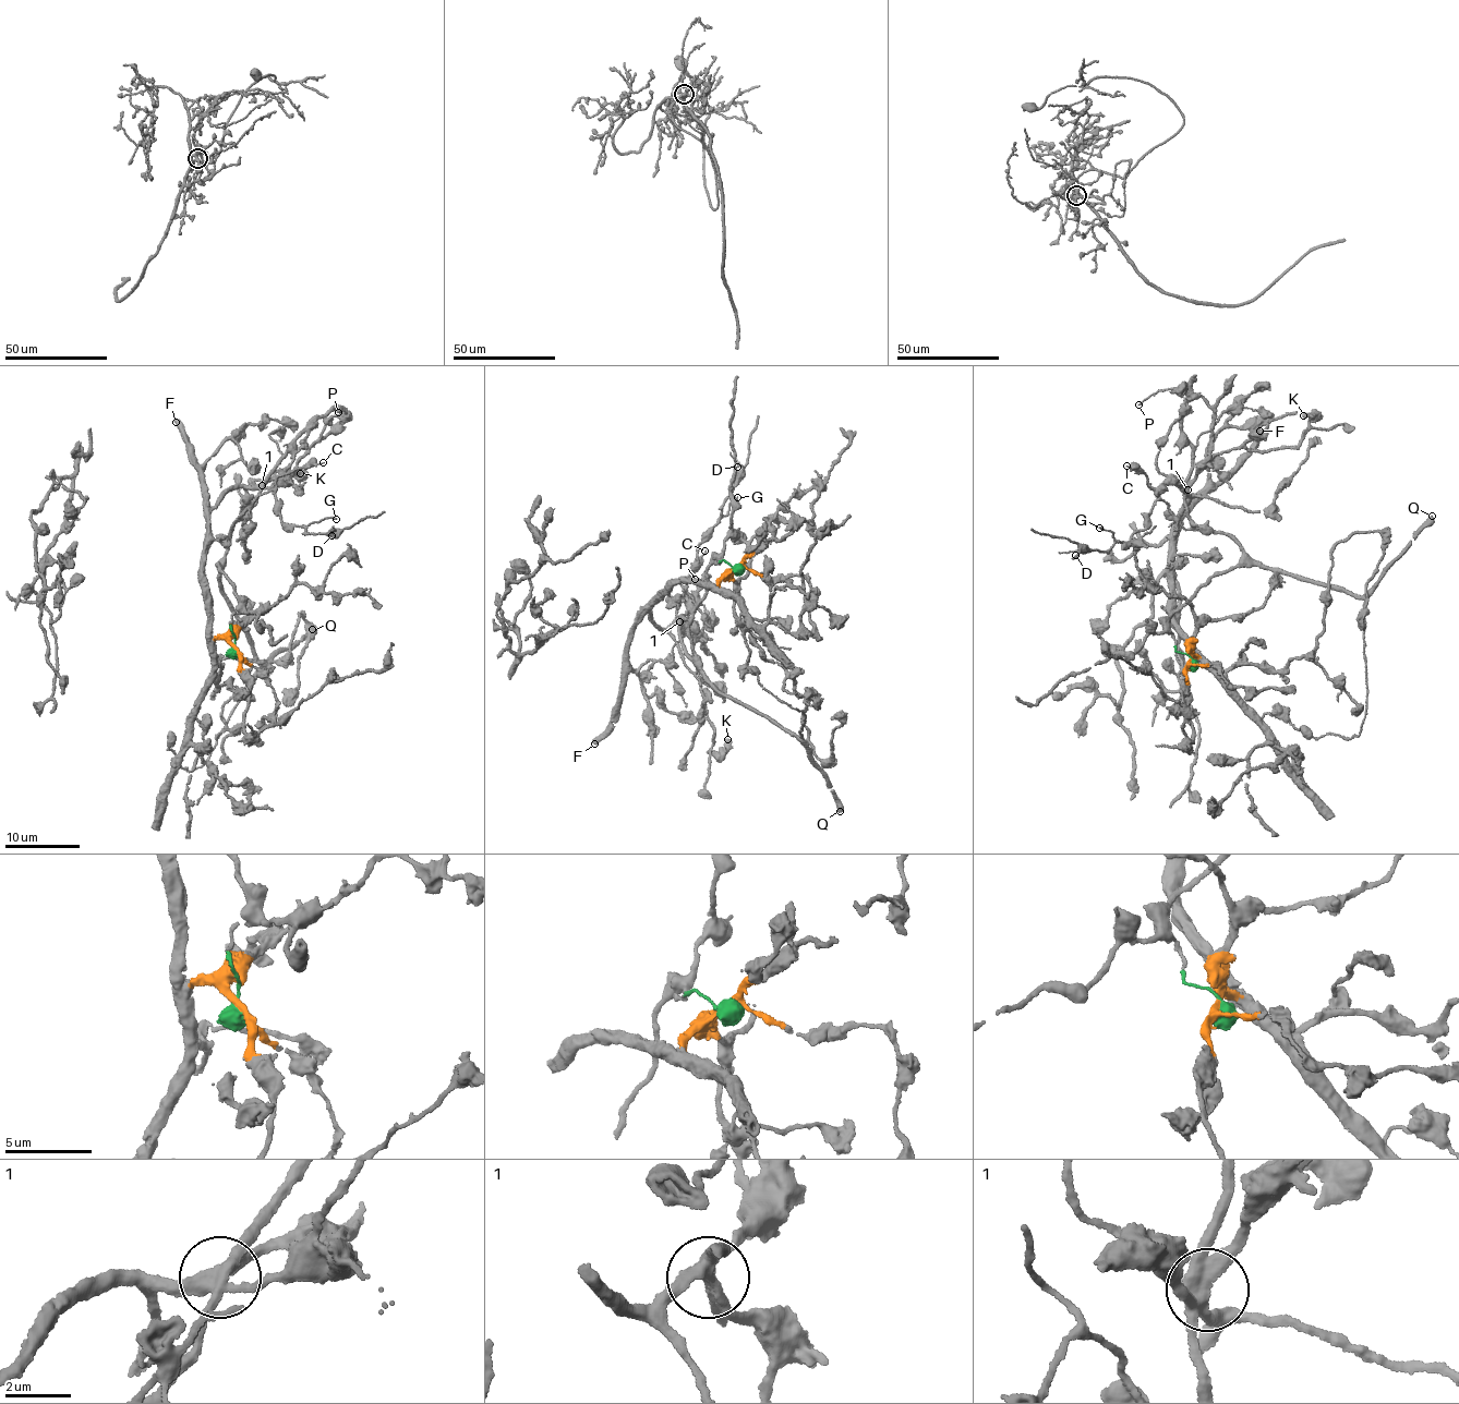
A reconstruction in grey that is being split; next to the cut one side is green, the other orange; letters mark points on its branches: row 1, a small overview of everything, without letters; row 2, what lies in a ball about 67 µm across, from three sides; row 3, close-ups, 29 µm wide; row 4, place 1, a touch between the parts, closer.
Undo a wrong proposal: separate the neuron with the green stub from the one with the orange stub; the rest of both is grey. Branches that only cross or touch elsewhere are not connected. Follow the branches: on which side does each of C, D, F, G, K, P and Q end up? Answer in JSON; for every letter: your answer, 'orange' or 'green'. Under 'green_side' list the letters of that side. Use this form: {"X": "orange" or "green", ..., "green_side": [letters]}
{"C": "green", "D": "green", "F": "orange", "G": "green", "K": "orange", "P": "orange", "Q": "green", "green_side": ["C", "D", "G", "Q"]}

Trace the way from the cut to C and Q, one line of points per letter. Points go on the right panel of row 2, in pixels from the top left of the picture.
C: (1191, 662), (1176, 649), (1168, 616), (1239, 561), (1242, 551), (1226, 535), (1182, 528), (1143, 473), (1126, 467)
Q: (1191, 662), (1176, 649), (1168, 616), (1212, 577), (1238, 567), (1277, 567), (1362, 595), (1432, 516)

